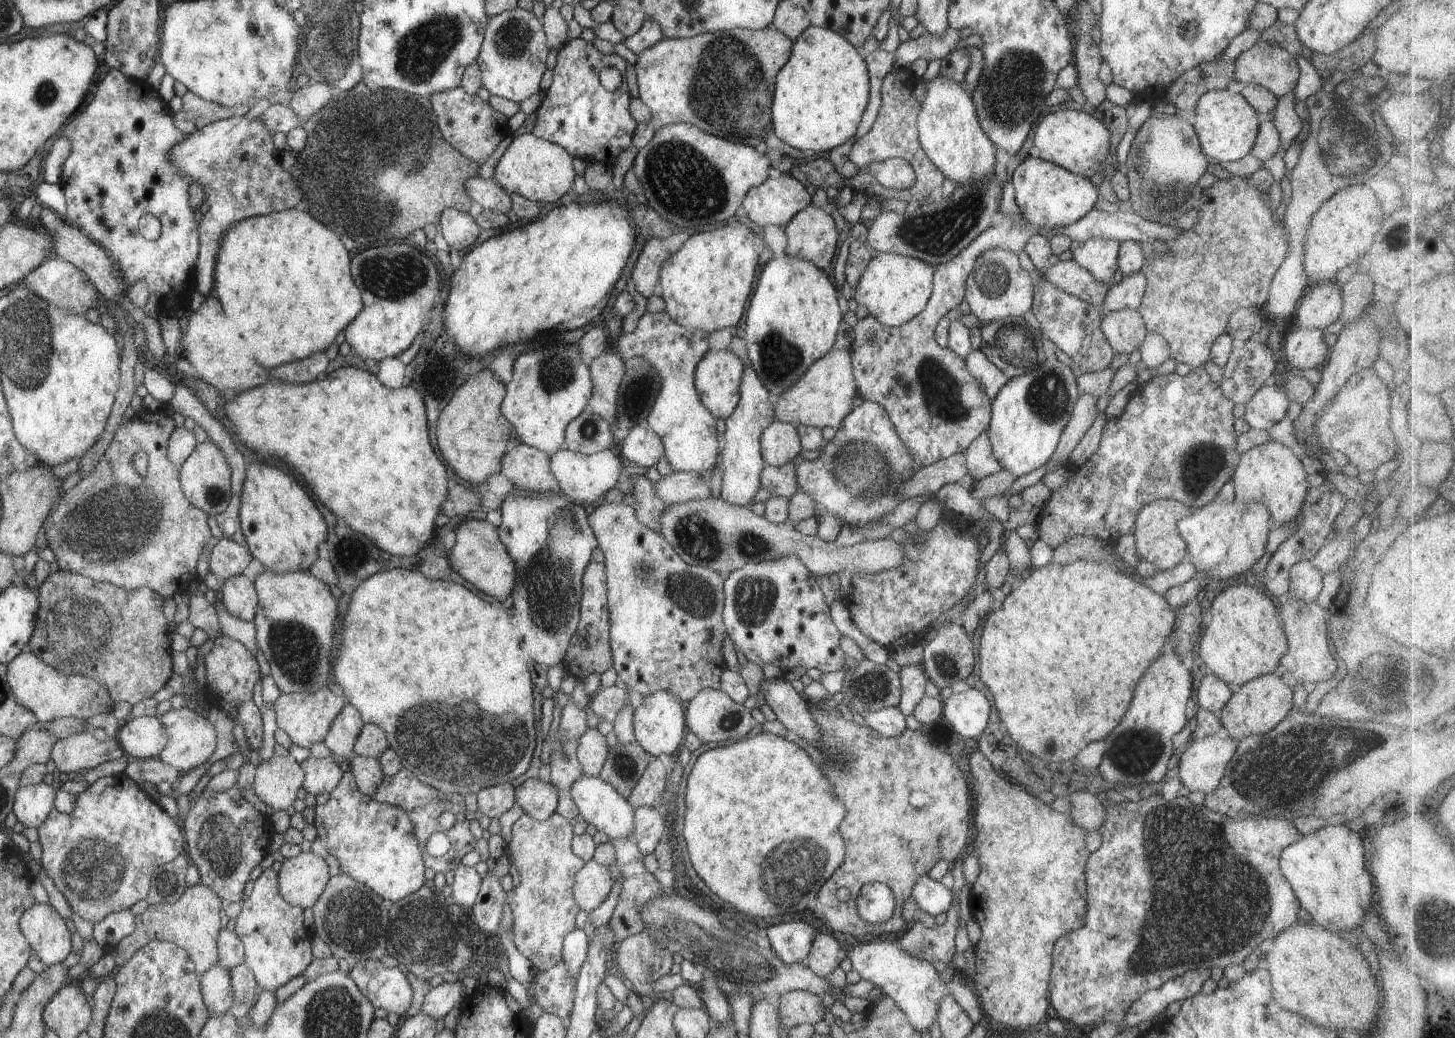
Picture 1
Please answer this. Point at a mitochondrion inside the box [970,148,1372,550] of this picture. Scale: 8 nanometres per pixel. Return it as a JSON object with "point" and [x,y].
{"point":[1046,399]}

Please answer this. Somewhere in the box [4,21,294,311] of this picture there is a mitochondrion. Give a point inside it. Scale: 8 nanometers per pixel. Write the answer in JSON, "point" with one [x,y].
{"point":[44,92]}

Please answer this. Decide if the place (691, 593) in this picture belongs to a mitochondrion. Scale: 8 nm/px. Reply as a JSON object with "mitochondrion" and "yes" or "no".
{"mitochondrion":"yes"}

